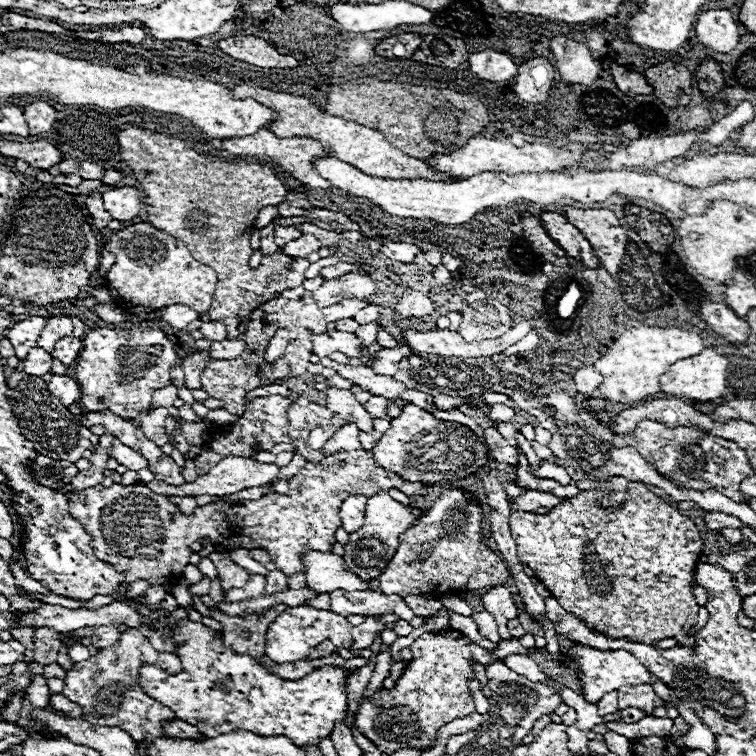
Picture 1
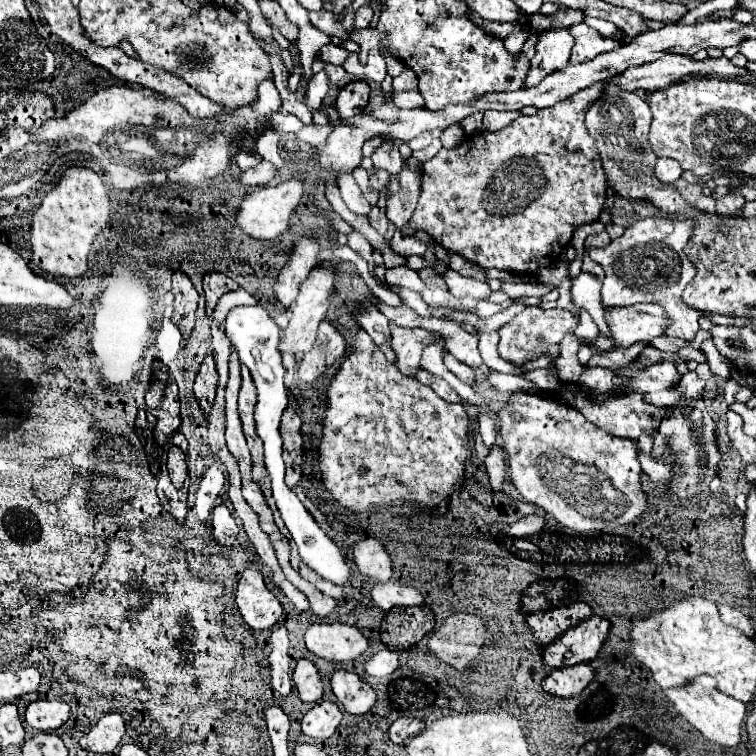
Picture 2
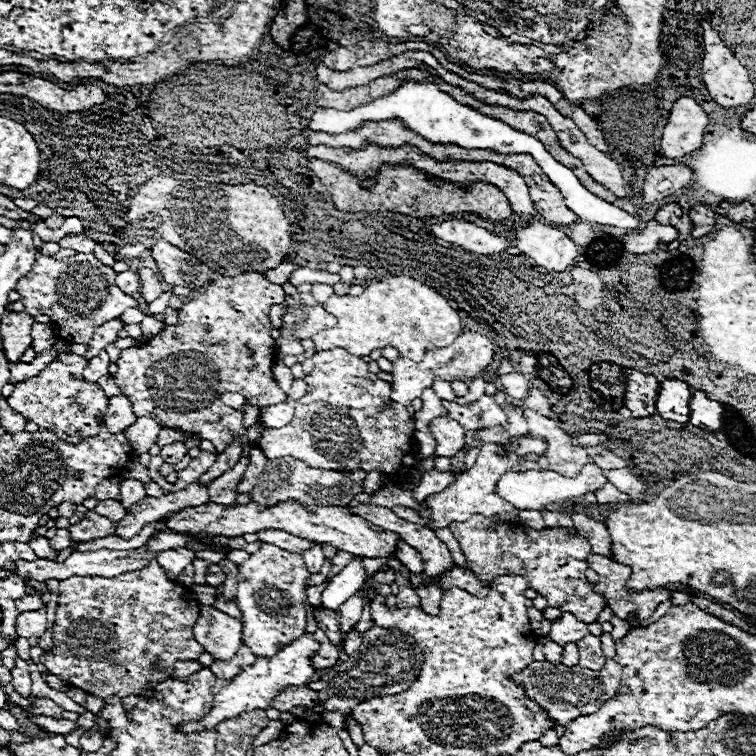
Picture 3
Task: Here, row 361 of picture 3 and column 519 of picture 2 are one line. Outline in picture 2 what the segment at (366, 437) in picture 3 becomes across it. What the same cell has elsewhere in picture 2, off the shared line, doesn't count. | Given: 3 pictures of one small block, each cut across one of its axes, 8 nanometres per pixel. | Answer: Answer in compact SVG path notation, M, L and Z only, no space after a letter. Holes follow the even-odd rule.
M526 306L520 314L516 314L506 326L502 326L500 332L500 344L498 352L504 360L514 364L524 364L526 360L532 360L536 354L546 352L548 344L556 344L562 340L564 332L572 330L576 326L576 318L562 308L540 308L540 306Z

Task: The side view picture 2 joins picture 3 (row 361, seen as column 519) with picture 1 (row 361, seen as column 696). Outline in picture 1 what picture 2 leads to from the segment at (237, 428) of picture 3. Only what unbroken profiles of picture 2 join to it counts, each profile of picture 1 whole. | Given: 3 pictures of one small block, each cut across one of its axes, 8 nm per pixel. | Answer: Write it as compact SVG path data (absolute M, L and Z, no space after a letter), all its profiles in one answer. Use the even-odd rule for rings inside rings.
M64 336L64 338L56 344L56 348L54 348L52 354L54 354L54 358L58 358L64 366L72 366L72 364L76 362L80 350L82 350L82 340L72 338L72 336Z

